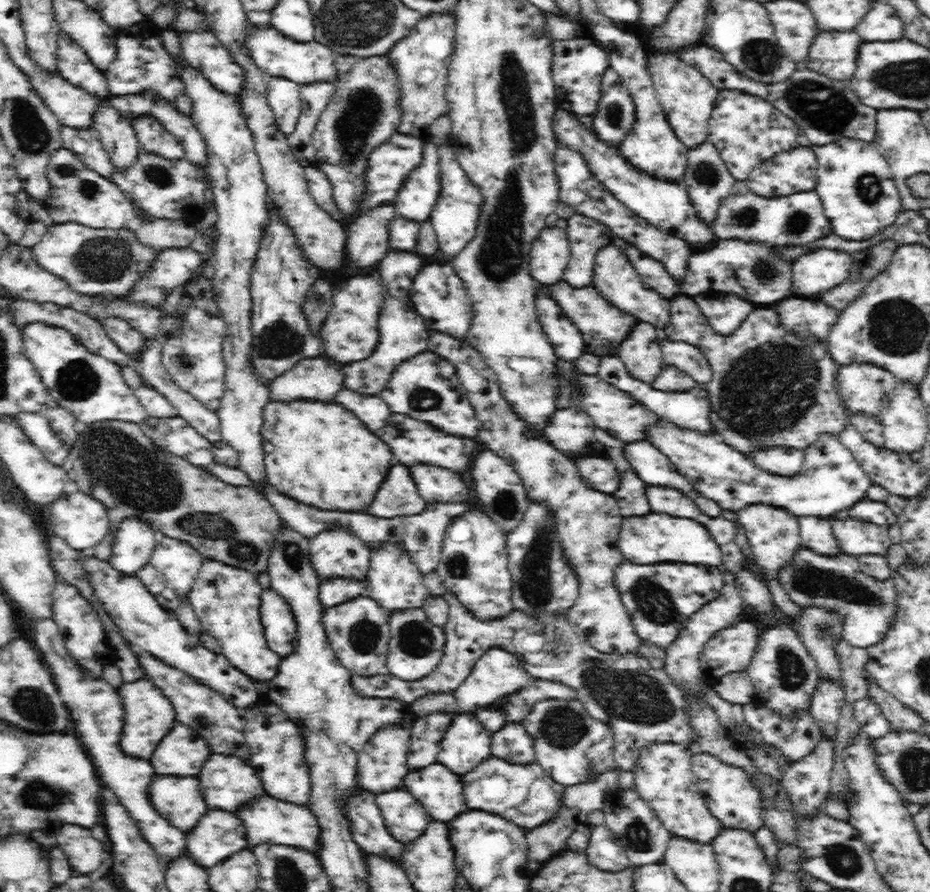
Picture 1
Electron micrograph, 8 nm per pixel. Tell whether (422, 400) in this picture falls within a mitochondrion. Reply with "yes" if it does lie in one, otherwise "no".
yes

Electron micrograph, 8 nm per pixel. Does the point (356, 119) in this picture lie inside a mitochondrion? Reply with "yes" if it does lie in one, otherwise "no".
yes

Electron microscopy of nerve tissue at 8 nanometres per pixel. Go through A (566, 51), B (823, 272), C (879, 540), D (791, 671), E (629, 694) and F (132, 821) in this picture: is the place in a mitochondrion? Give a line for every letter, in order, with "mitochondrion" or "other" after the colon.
A: other
B: other
C: other
D: mitochondrion
E: mitochondrion
F: other

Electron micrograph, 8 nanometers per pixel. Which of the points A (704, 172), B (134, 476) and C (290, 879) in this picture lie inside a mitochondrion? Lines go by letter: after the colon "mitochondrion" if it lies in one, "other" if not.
A: mitochondrion
B: mitochondrion
C: mitochondrion

